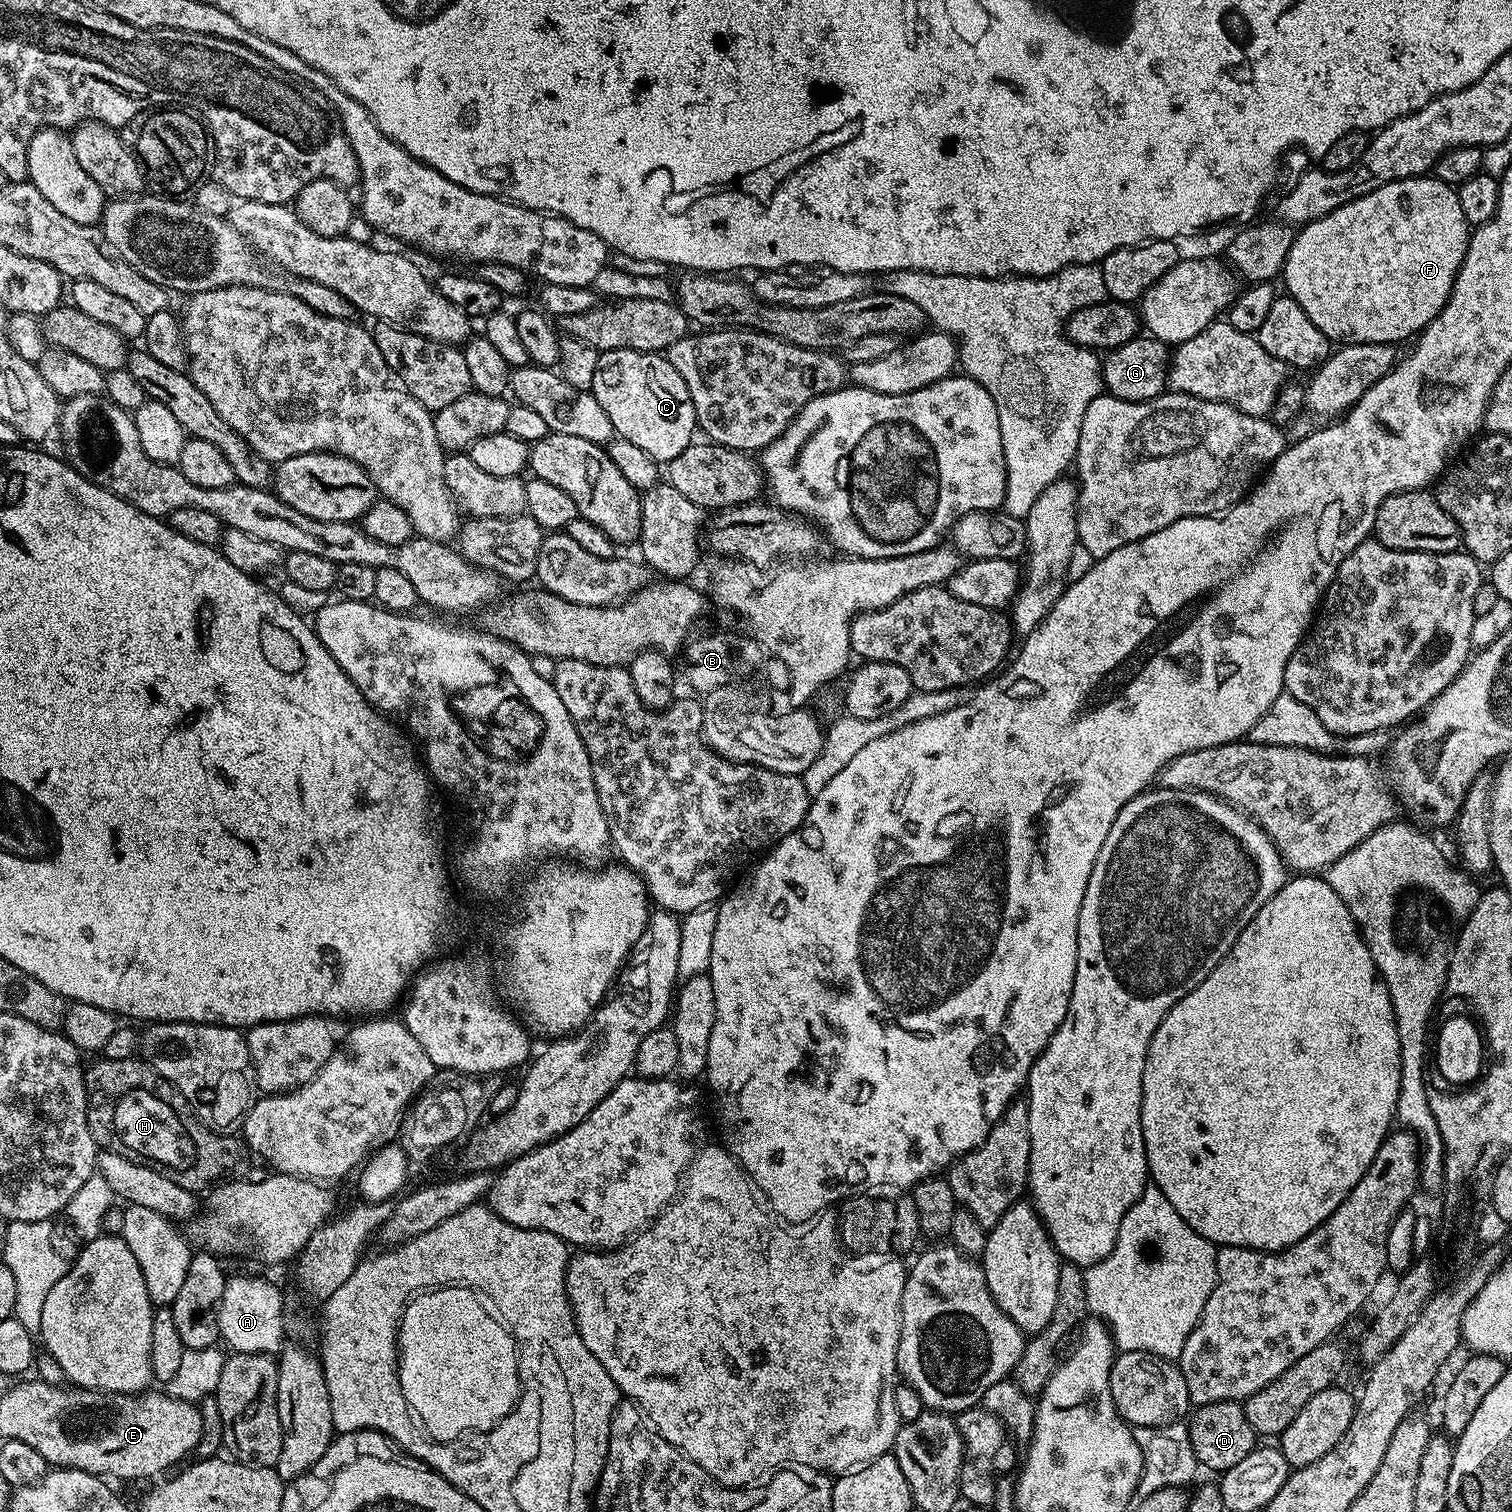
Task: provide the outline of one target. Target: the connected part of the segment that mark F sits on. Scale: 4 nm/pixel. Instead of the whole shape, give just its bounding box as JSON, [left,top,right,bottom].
[1282,174,1470,346]

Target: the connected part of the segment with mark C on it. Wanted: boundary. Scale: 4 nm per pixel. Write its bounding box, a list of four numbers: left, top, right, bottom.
[590,348,698,462]

